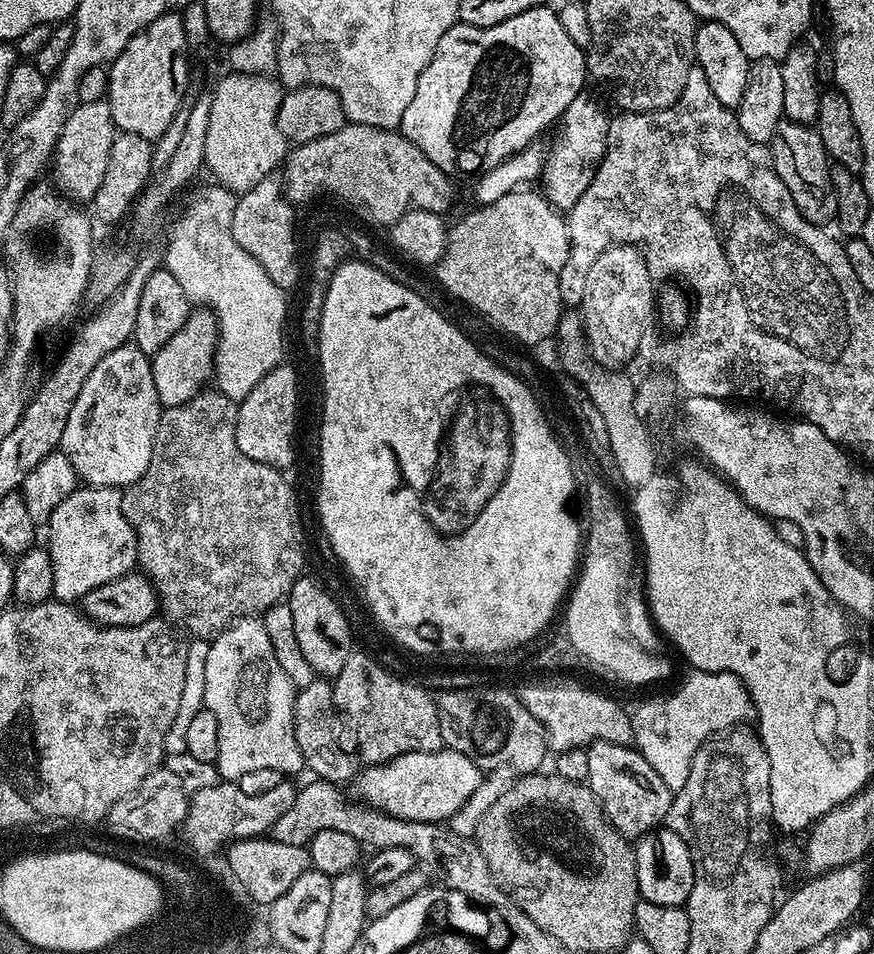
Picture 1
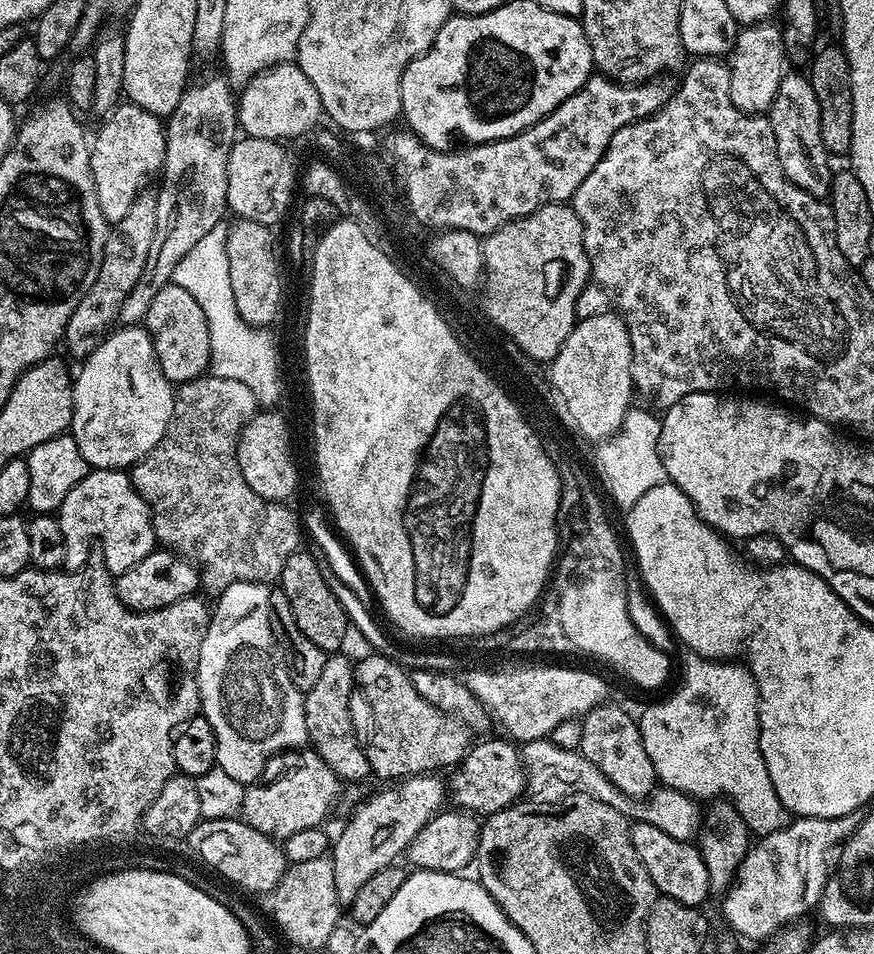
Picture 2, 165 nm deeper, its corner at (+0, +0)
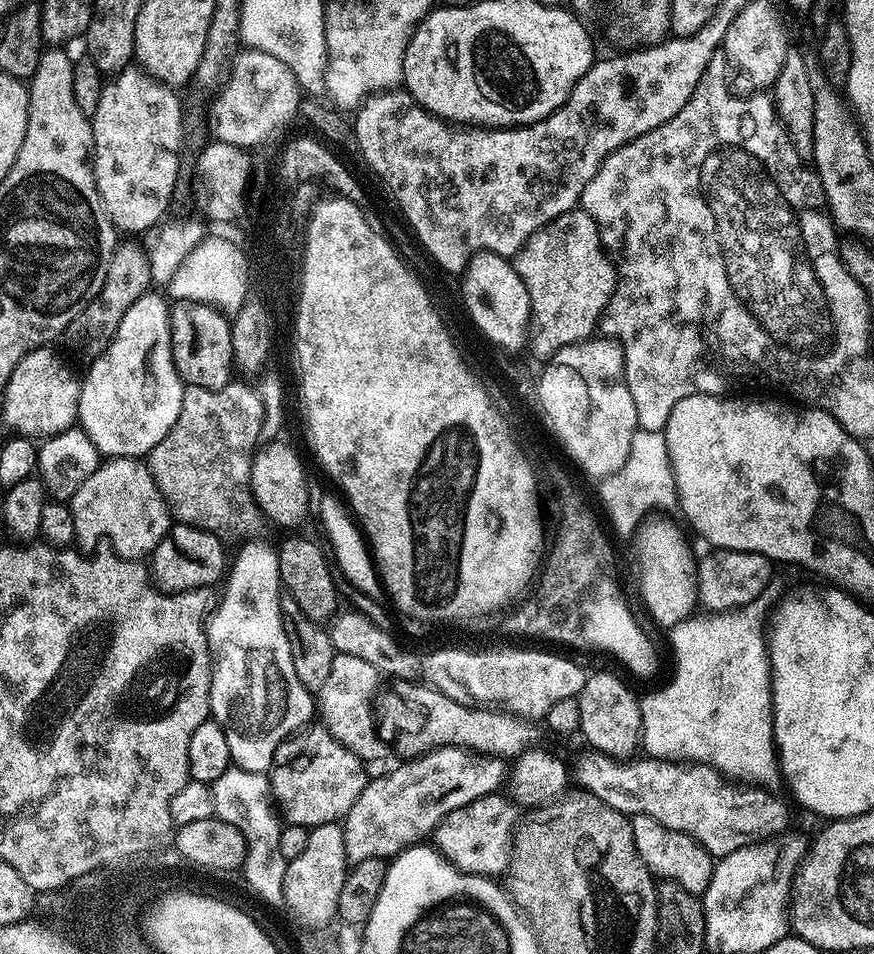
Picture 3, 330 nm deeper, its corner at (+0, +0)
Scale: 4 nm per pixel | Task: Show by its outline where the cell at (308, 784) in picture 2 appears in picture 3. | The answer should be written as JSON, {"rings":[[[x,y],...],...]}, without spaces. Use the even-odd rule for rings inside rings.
{"rings":[[[311,728],[303,733],[304,741],[296,757],[289,764],[277,763],[270,772],[271,797],[279,815],[288,824],[297,824],[309,830],[320,824],[343,821],[350,806],[358,802],[358,794],[362,794],[370,779],[370,772],[364,769],[367,768],[365,761],[346,750],[346,746],[335,740],[327,728]]]}

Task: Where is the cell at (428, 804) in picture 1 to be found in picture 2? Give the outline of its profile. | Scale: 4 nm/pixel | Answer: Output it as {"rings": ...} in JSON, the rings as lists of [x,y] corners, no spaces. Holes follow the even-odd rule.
{"rings":[[[503,739],[484,740],[481,744],[479,741],[469,748],[468,755],[451,773],[453,776],[452,784],[450,780],[450,800],[451,803],[452,800],[456,803],[453,805],[477,817],[487,818],[492,813],[517,803],[525,795],[526,777],[524,762],[520,758],[520,748],[511,739]]]}

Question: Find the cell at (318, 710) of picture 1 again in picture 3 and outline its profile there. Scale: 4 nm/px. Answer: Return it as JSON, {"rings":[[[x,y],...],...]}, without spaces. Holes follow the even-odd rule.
{"rings":[[[338,654],[334,658],[334,662],[330,666],[330,675],[327,676],[325,684],[321,686],[318,693],[318,716],[321,716],[323,727],[338,742],[342,742],[342,746],[346,746],[346,750],[350,750],[356,757],[365,762],[371,760],[384,760],[388,756],[388,748],[390,752],[390,744],[383,740],[376,733],[376,691],[380,688],[382,675],[379,670],[369,663],[359,658],[354,658],[349,654]]]}

